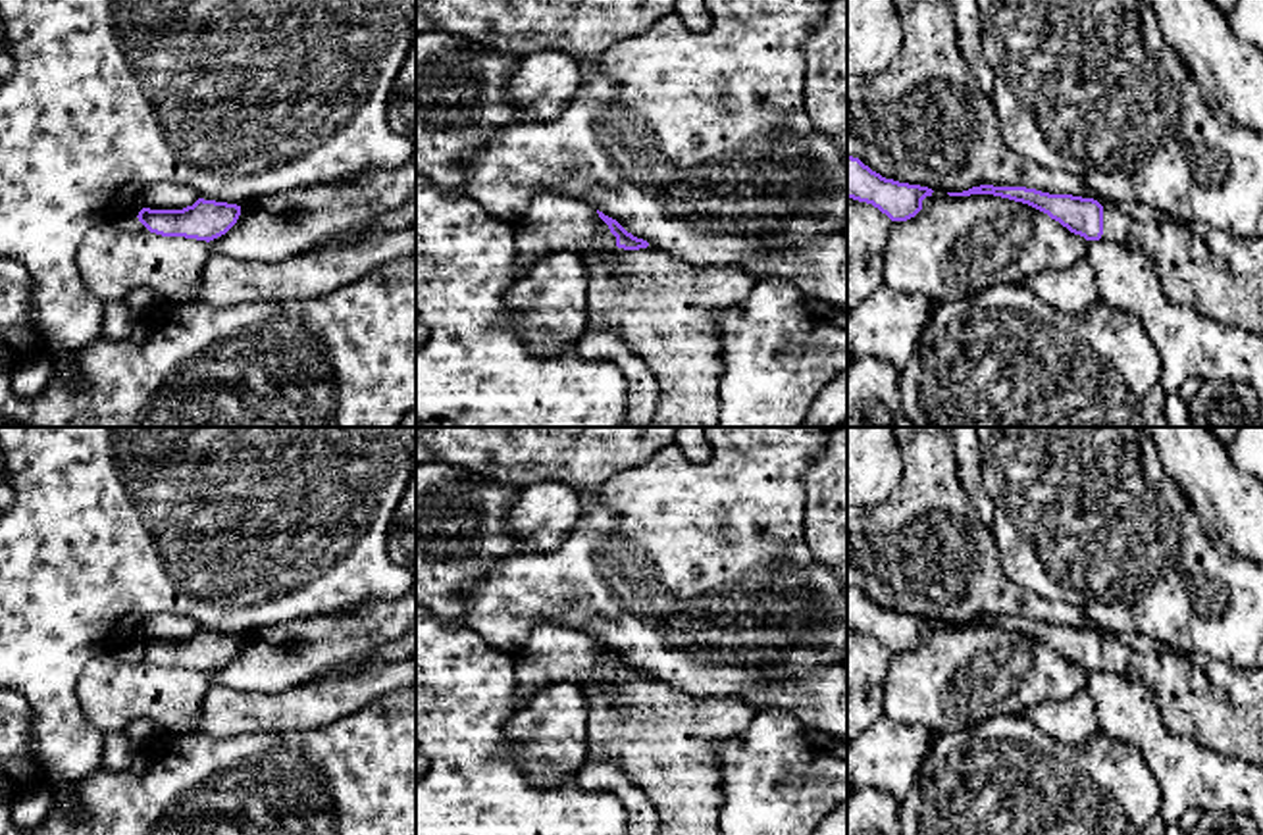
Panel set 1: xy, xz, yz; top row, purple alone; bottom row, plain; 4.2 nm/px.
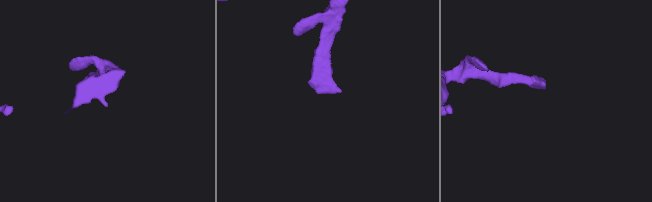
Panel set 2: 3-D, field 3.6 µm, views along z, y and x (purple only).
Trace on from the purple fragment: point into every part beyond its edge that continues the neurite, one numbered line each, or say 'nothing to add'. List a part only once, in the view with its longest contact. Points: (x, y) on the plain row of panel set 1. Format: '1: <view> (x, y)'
1: yz (1190, 707)

